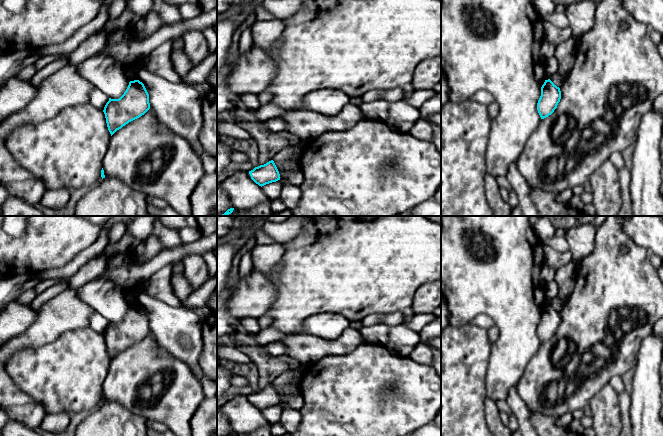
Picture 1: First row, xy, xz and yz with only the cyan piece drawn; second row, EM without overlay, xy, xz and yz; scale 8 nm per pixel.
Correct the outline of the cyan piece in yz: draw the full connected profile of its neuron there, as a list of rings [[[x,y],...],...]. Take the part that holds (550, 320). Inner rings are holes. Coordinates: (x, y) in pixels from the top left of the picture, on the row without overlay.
[[[550,303],[545,304],[541,311],[541,320],[537,327],[537,334],[541,343],[548,341],[554,336],[560,326],[560,323],[560,312],[557,311]]]

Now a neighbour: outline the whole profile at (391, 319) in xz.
[[[400,311],[400,312],[393,312],[387,313],[383,316],[383,323],[387,324],[388,326],[395,326],[399,324],[404,324],[405,315],[408,314],[409,311]]]

